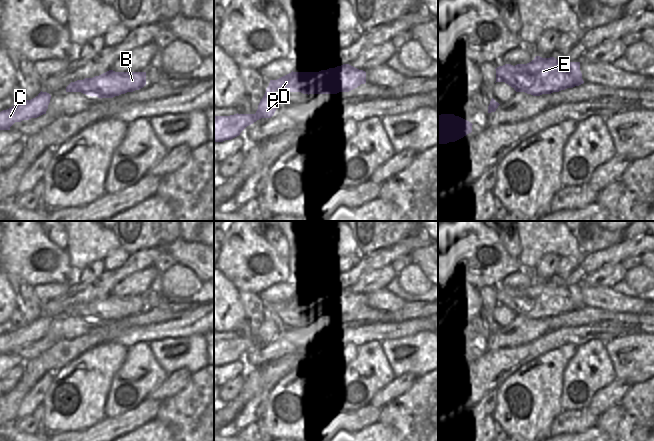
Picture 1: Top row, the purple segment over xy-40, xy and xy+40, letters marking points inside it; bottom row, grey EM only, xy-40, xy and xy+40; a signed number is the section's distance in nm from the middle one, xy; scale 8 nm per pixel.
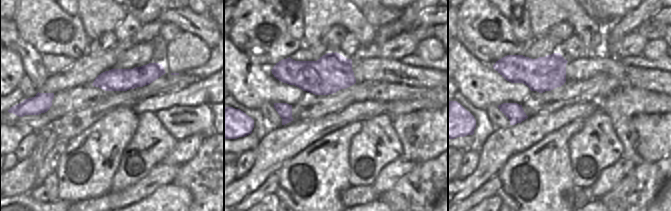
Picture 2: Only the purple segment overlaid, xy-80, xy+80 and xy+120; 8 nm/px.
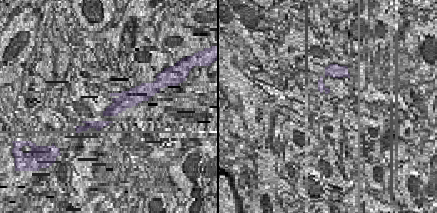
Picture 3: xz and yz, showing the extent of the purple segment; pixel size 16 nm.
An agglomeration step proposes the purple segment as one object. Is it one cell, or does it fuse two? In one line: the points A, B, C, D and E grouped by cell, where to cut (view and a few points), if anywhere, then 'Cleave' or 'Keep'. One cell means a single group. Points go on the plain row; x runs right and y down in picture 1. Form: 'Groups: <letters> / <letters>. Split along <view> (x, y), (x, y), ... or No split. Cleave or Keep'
Groups: A B E / C D. Split along xy (269, 309), (276, 313). Cleave.

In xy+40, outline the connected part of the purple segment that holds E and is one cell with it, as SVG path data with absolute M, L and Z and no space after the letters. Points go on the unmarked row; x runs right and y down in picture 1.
M536 280L527 288L505 288L496 293L496 306L505 306L516 316L533 320L551 318L584 307L580 286L561 286Z

